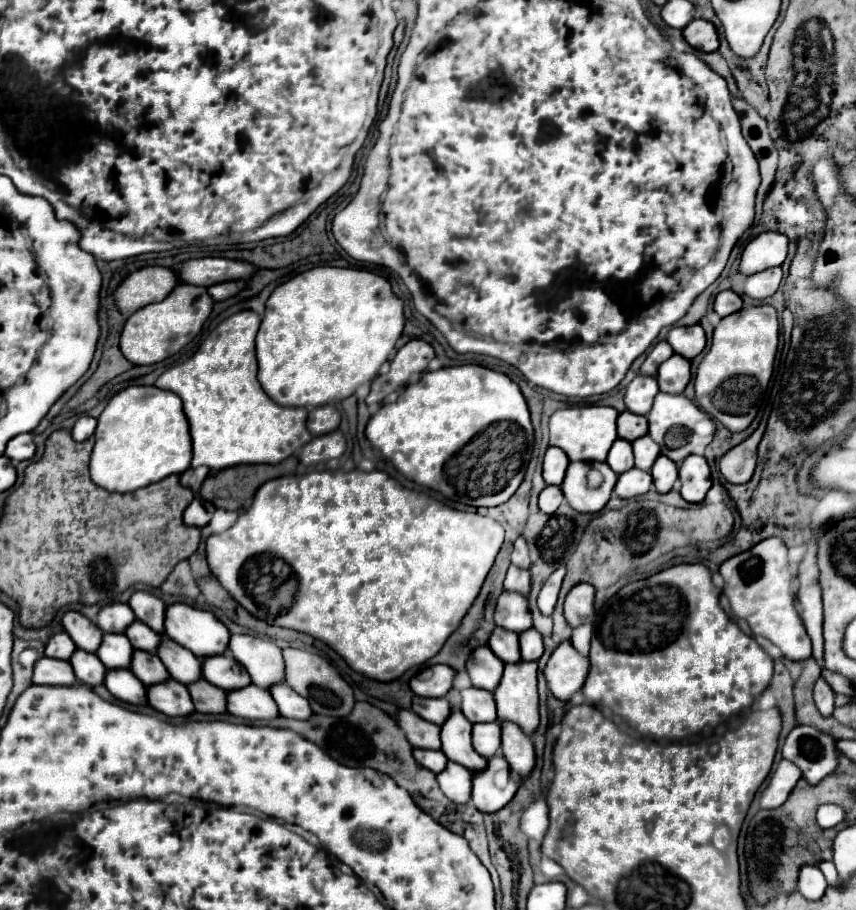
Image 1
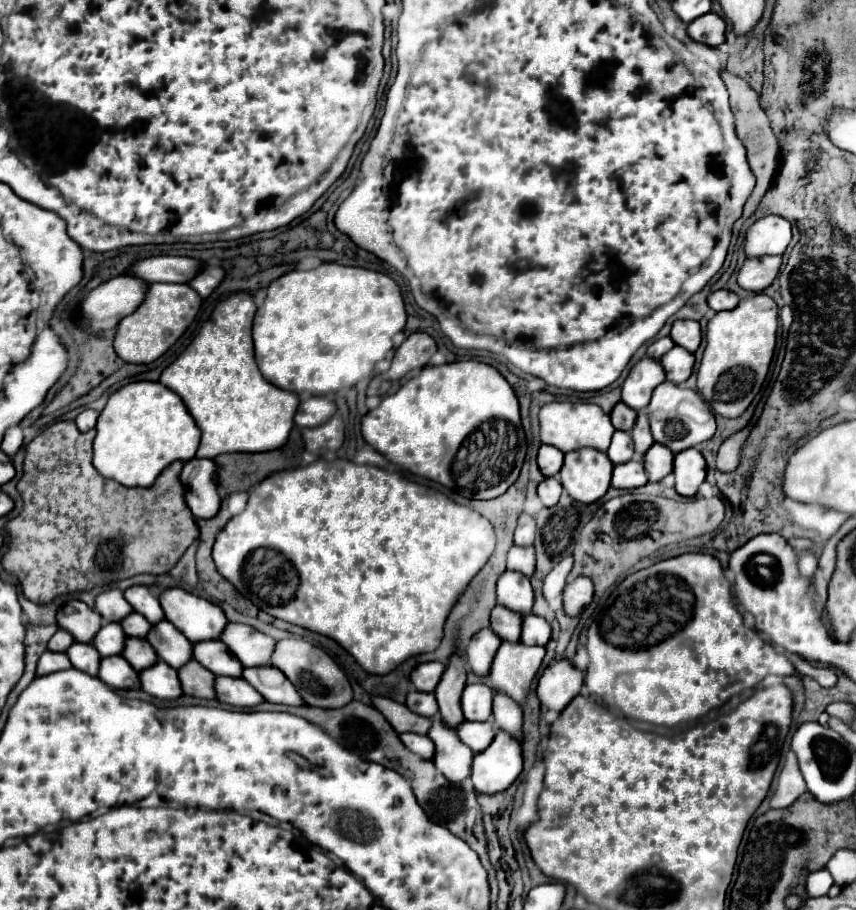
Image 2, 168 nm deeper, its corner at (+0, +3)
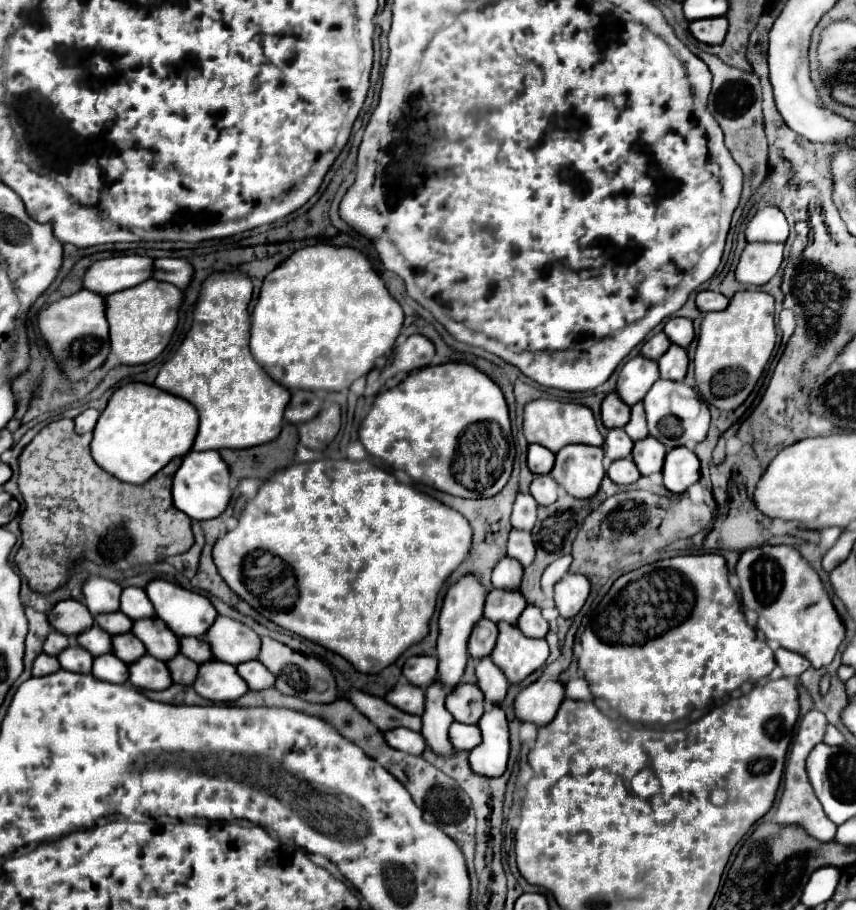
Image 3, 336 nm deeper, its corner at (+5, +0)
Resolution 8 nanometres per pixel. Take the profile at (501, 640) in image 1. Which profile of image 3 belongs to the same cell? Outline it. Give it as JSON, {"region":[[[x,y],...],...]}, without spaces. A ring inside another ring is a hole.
{"region":[[[493,588],[487,594],[487,602],[485,602],[485,618],[493,620],[493,622],[509,622],[515,624],[519,614],[525,610],[527,600],[523,600],[521,590],[499,590]]]}

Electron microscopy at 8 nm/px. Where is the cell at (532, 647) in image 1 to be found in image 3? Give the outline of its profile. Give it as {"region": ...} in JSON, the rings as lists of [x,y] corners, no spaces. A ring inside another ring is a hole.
{"region":[[[527,606],[521,612],[521,616],[517,620],[517,626],[529,638],[545,638],[547,630],[549,630],[547,620],[541,616],[541,610],[535,608],[535,606]]]}

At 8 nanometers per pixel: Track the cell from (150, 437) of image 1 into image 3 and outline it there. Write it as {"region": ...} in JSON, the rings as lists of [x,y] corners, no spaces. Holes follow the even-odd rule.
{"region":[[[129,382],[113,392],[93,430],[93,460],[121,482],[143,484],[175,456],[185,456],[197,436],[199,418],[187,400],[151,384]]]}

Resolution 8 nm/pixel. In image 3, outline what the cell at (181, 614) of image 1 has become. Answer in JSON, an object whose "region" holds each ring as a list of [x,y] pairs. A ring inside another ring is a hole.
{"region":[[[151,580],[147,586],[145,586],[145,592],[149,596],[149,600],[153,602],[155,606],[155,614],[179,636],[195,636],[195,638],[201,638],[203,632],[207,632],[207,628],[215,622],[217,618],[217,610],[215,606],[209,602],[209,598],[197,594],[197,592],[191,592],[187,588],[181,588],[173,582],[167,582],[167,580]]]}

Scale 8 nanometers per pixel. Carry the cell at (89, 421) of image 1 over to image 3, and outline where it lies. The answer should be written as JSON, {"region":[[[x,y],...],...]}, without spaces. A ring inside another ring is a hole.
{"region":[[[87,408],[85,412],[81,412],[77,418],[75,418],[75,432],[77,434],[85,434],[85,432],[91,432],[97,424],[97,418],[99,418],[99,412],[93,410],[93,408]]]}

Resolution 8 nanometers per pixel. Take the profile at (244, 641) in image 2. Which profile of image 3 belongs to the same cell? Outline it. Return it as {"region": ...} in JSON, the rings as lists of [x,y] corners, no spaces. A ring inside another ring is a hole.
{"region":[[[217,616],[215,624],[207,630],[205,640],[207,644],[211,644],[215,660],[225,658],[227,664],[241,664],[247,660],[255,660],[261,648],[259,636],[249,626],[231,620],[227,616]]]}

